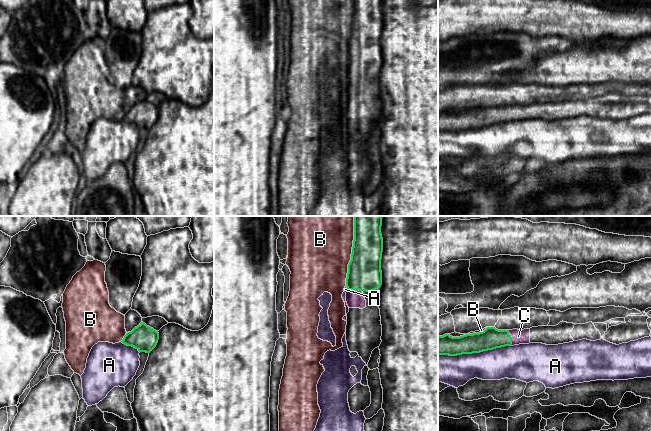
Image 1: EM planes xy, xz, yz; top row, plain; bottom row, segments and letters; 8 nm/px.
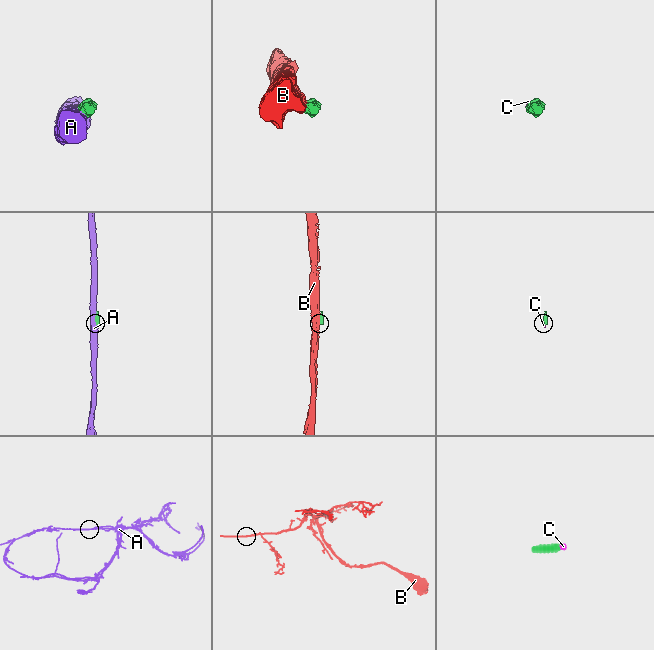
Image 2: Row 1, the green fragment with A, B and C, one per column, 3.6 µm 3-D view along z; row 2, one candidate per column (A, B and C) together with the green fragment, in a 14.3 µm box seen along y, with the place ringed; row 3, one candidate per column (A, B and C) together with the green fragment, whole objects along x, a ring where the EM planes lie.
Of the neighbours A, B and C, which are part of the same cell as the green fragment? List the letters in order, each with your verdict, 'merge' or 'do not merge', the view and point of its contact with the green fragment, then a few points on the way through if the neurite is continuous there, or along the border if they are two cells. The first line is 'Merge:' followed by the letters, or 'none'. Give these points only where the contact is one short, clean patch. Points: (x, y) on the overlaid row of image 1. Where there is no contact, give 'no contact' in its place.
Merge: C
A: do not merge; contact yz (474, 352)
B: do not merge; contact xz (352, 251)
C: merge; contact xz (355, 289); way xz (364, 273), (356, 282), (355, 289), (355, 299)

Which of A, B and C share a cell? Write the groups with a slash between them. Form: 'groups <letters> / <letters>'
groups A / B / C

